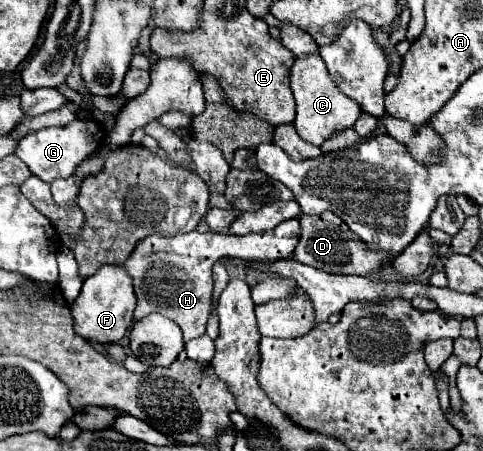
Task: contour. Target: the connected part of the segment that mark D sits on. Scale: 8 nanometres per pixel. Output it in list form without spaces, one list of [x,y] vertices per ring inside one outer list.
[[[324,211],[320,215],[300,215],[300,225],[302,237],[298,247],[294,249],[294,259],[302,261],[304,265],[342,275],[366,275],[390,265],[386,253],[368,249],[368,245],[362,243],[360,237],[354,231],[350,231],[348,225],[330,211]]]

